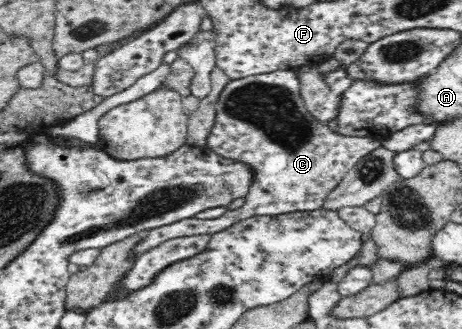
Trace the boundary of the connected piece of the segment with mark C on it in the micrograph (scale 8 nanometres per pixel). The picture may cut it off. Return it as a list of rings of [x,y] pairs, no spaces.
[[[293,69],[278,70],[248,78],[230,80],[222,90],[215,105],[216,119],[207,137],[207,147],[214,153],[234,161],[247,163],[255,173],[249,193],[244,198],[241,209],[227,211],[217,219],[197,219],[192,217],[177,223],[163,226],[145,233],[144,241],[134,248],[138,258],[148,249],[160,243],[183,236],[210,235],[224,231],[233,223],[256,216],[273,216],[298,211],[308,212],[323,209],[328,195],[340,183],[340,180],[352,170],[365,155],[378,149],[381,142],[364,137],[348,137],[334,133],[326,123],[318,121],[306,108],[301,96],[300,82]]]

